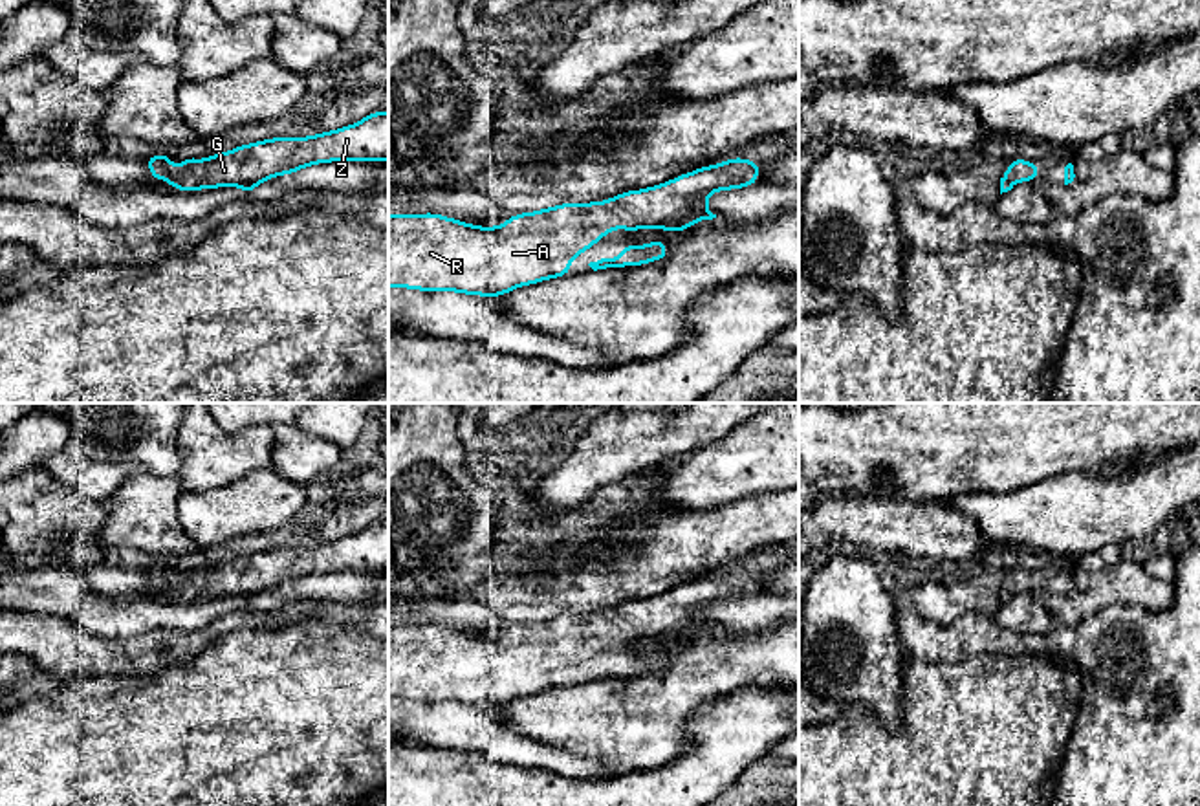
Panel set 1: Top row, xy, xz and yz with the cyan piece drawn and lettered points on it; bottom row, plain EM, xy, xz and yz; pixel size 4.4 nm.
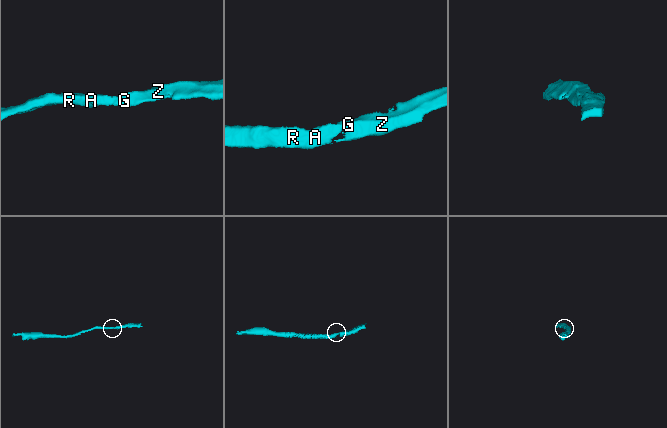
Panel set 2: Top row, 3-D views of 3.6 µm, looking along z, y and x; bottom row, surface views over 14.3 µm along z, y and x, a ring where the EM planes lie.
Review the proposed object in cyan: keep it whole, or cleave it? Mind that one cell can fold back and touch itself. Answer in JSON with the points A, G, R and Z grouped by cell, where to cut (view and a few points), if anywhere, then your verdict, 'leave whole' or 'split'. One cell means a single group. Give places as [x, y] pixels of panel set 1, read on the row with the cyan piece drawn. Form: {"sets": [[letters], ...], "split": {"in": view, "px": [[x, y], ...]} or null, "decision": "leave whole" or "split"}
{"sets": [["A", "G", "R", "Z"]], "split": null, "decision": "leave whole"}

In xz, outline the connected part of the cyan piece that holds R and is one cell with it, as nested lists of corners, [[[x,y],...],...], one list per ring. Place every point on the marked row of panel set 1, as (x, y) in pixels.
[[[733,158],[687,172],[656,187],[621,192],[606,202],[561,203],[537,212],[509,216],[502,227],[476,227],[434,212],[392,214],[388,216],[388,288],[500,297],[520,286],[566,277],[572,267],[570,260],[597,244],[601,236],[612,233],[617,225],[625,231],[663,227],[665,231],[680,233],[698,220],[716,218],[716,214],[705,207],[707,196],[715,191],[744,189],[746,185],[757,187],[757,176],[762,169],[764,165],[755,165],[751,159]]]

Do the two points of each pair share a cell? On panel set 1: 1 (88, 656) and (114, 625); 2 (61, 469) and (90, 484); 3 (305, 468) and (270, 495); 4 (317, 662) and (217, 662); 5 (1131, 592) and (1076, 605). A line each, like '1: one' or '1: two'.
1: two
2: one
3: two
4: one
5: one

